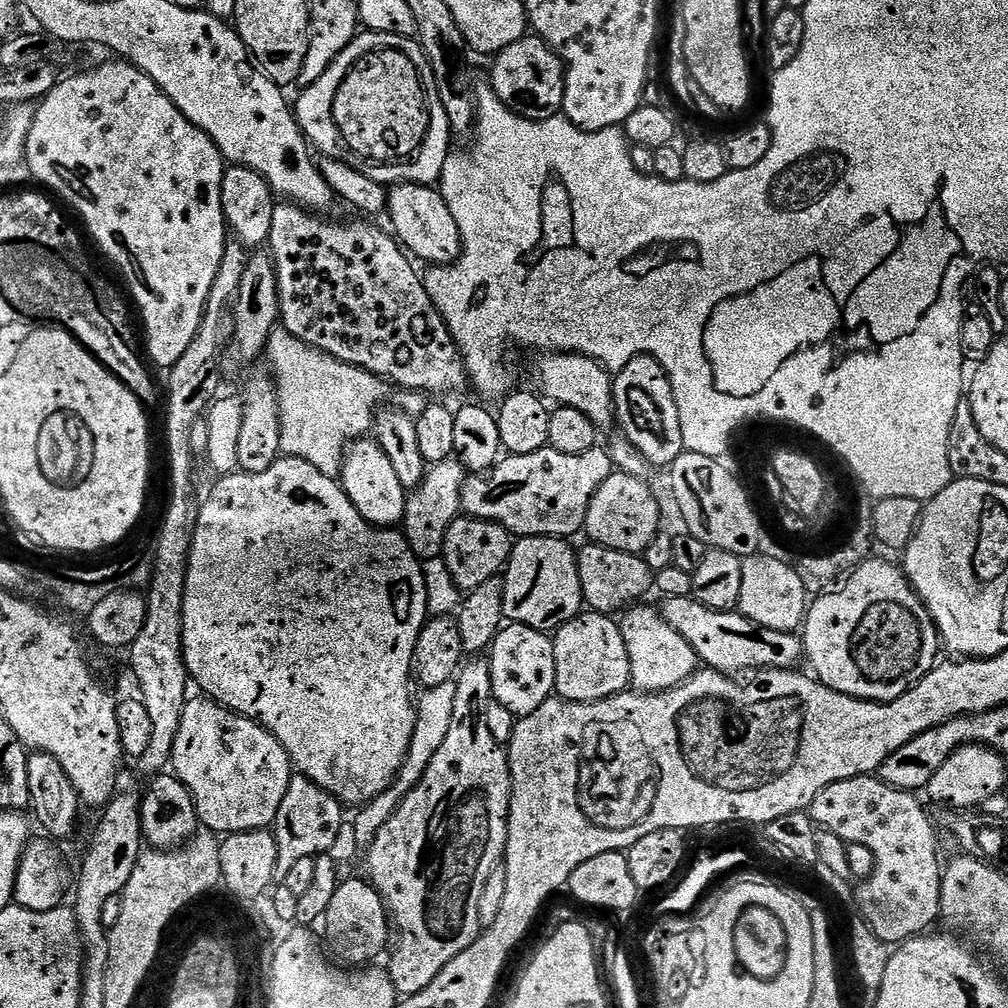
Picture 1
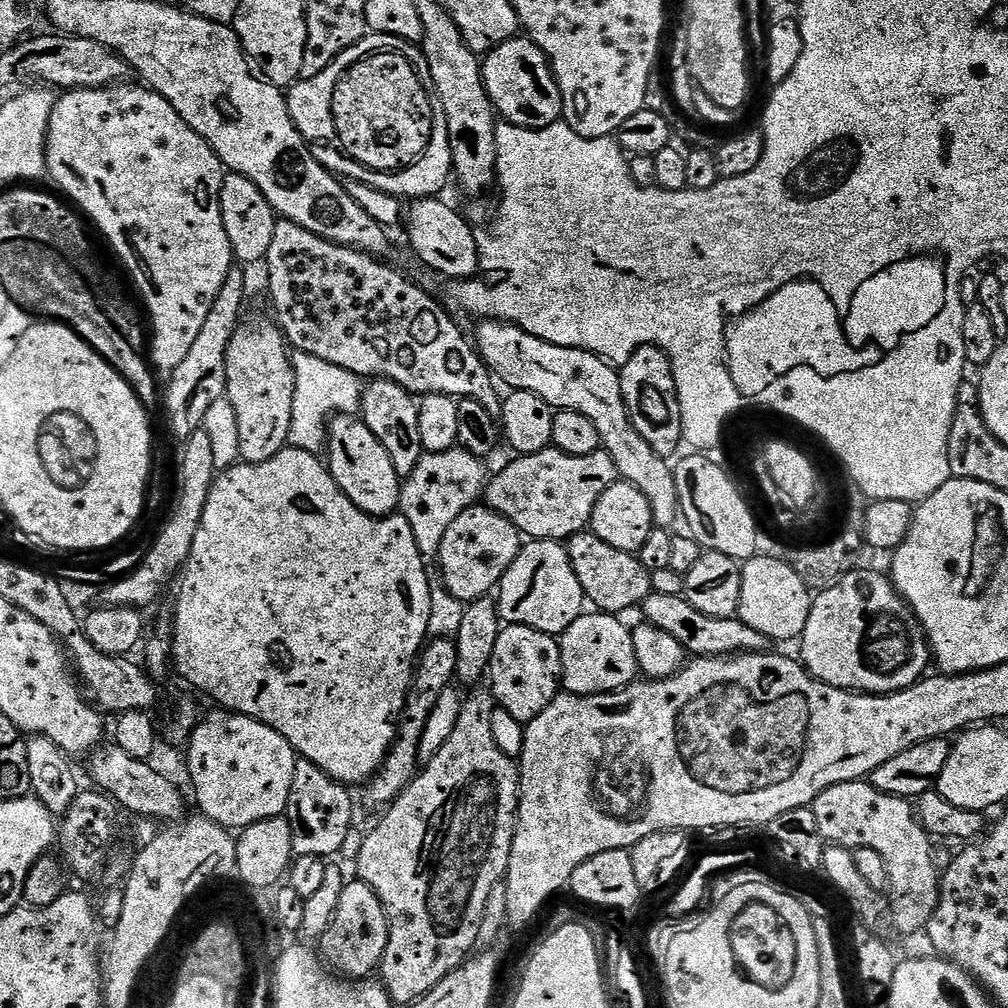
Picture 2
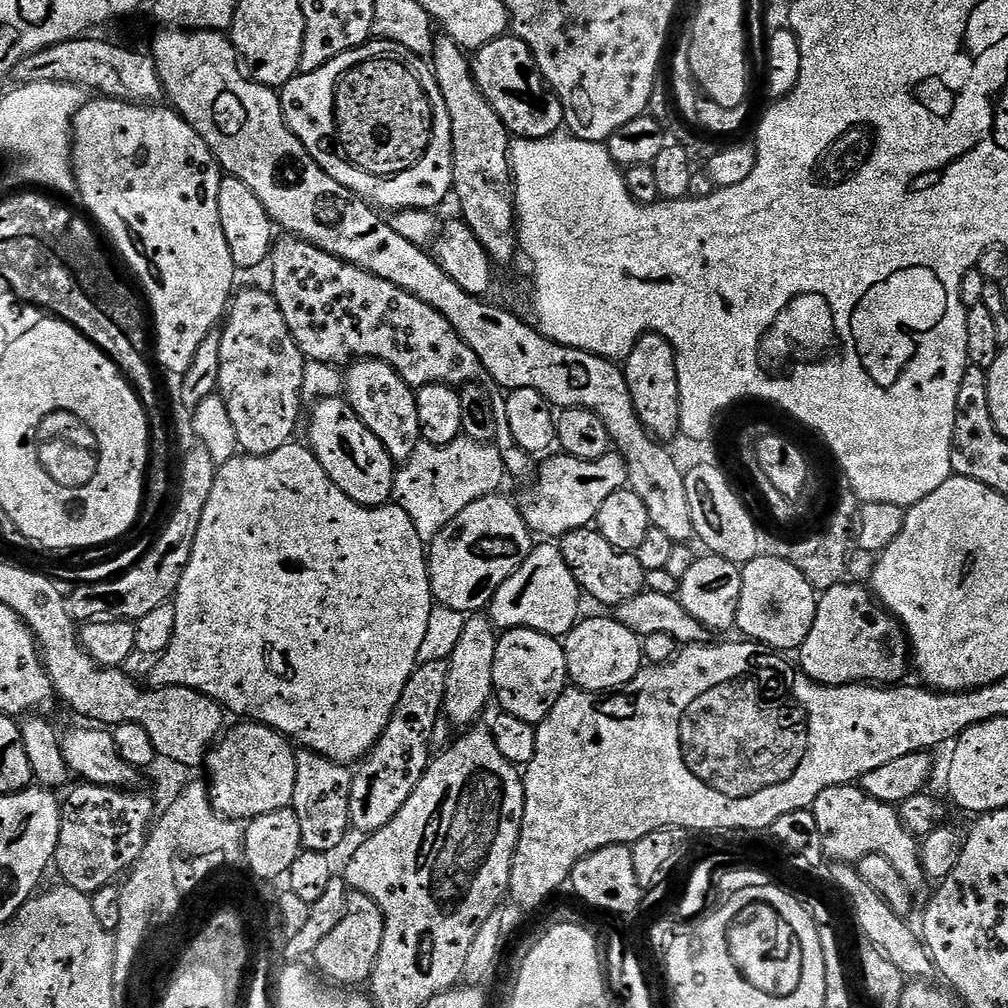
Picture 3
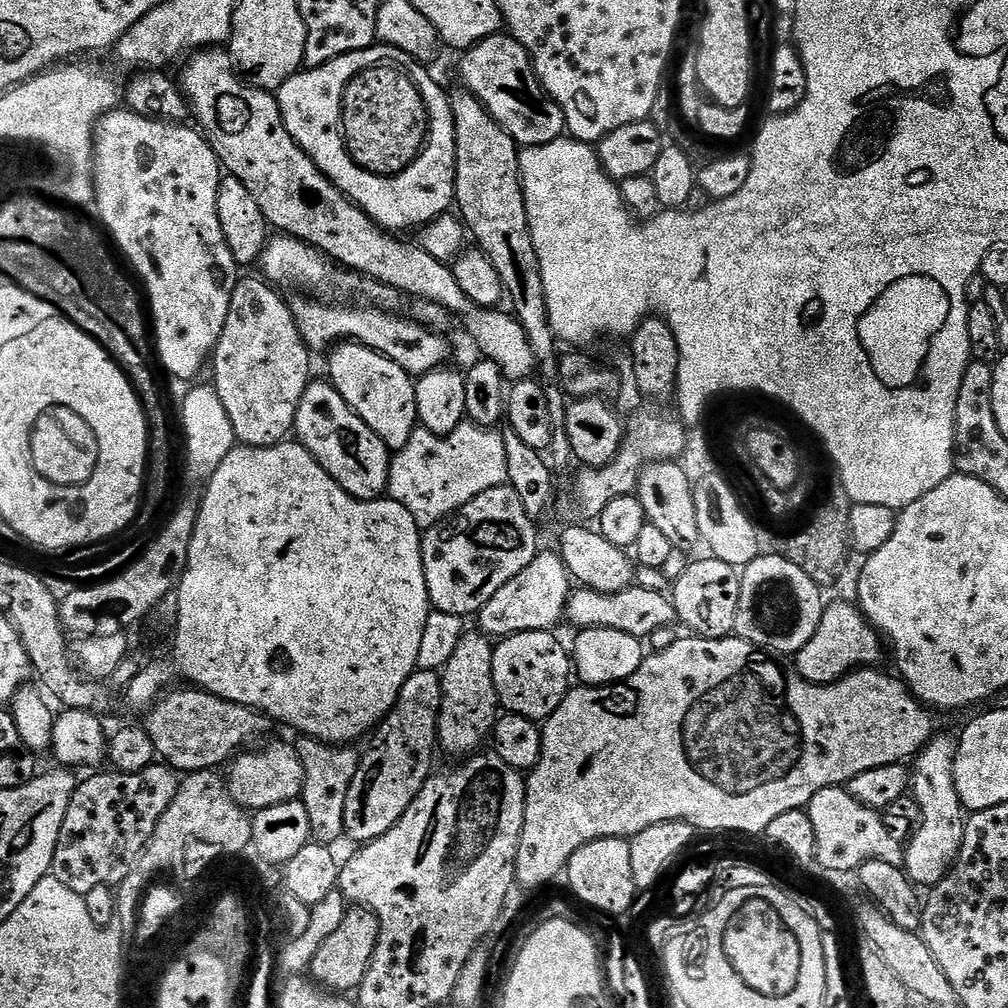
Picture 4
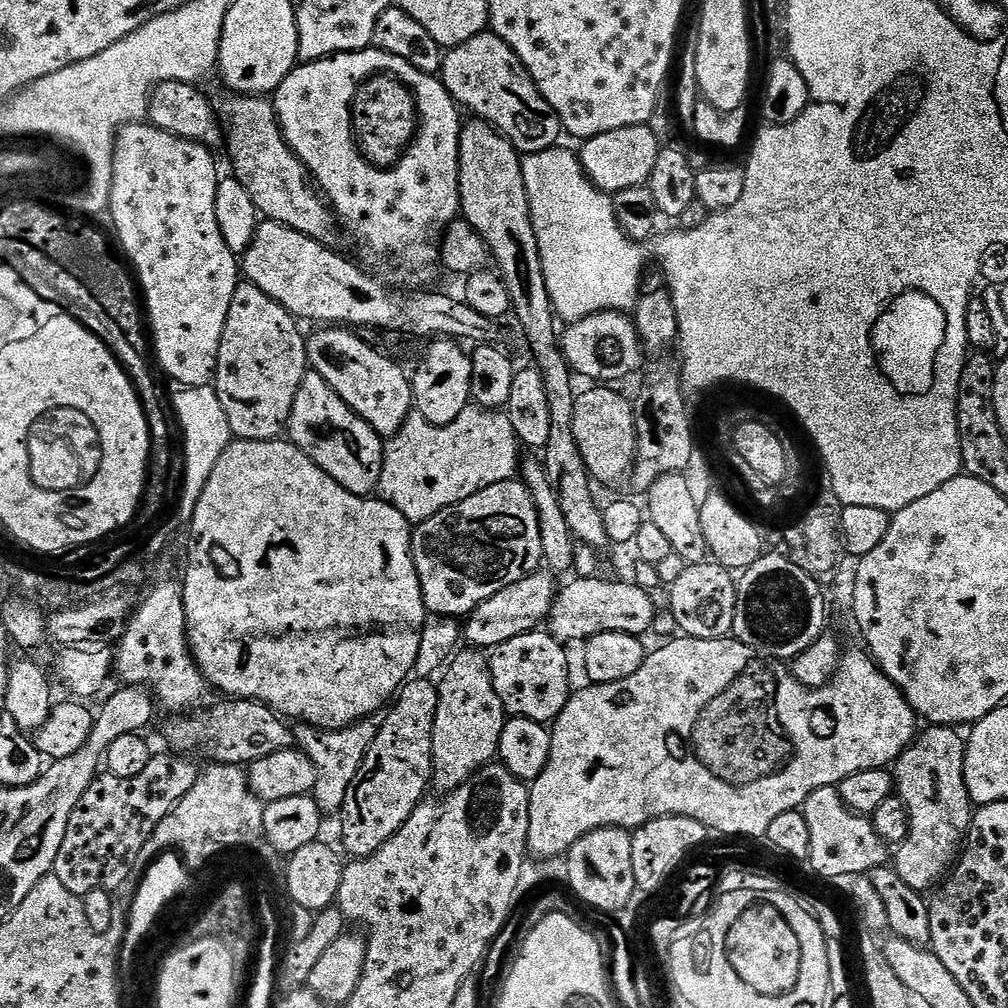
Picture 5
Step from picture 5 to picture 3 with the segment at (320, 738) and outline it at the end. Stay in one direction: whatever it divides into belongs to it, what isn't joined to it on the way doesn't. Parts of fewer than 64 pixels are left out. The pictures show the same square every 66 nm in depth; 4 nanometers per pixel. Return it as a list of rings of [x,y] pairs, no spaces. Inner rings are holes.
[[[296,752],[294,798],[291,807],[298,814],[300,843],[309,852],[335,853],[335,848],[350,833],[350,790],[353,769],[339,764],[317,752]]]

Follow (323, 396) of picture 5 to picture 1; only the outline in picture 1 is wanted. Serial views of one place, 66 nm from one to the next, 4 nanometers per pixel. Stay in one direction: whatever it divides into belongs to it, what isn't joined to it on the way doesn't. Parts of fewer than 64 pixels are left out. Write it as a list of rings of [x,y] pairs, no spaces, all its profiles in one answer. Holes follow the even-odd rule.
[[[361,438],[348,445],[338,479],[350,502],[354,502],[358,514],[362,514],[368,524],[374,524],[377,528],[396,528],[403,525],[404,511],[408,505],[406,489],[402,482],[398,482],[394,465],[390,463],[390,458],[386,458],[375,439]]]

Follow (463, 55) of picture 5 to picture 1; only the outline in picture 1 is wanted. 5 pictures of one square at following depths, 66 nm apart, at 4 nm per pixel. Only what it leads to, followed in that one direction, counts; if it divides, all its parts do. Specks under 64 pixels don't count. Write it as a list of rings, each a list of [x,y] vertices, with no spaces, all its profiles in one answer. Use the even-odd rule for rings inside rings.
[[[535,34],[523,36],[518,42],[514,42],[514,46],[506,46],[506,50],[496,53],[491,64],[490,87],[514,114],[527,120],[549,120],[552,116],[561,115],[564,106],[564,64],[560,55],[543,38]]]

